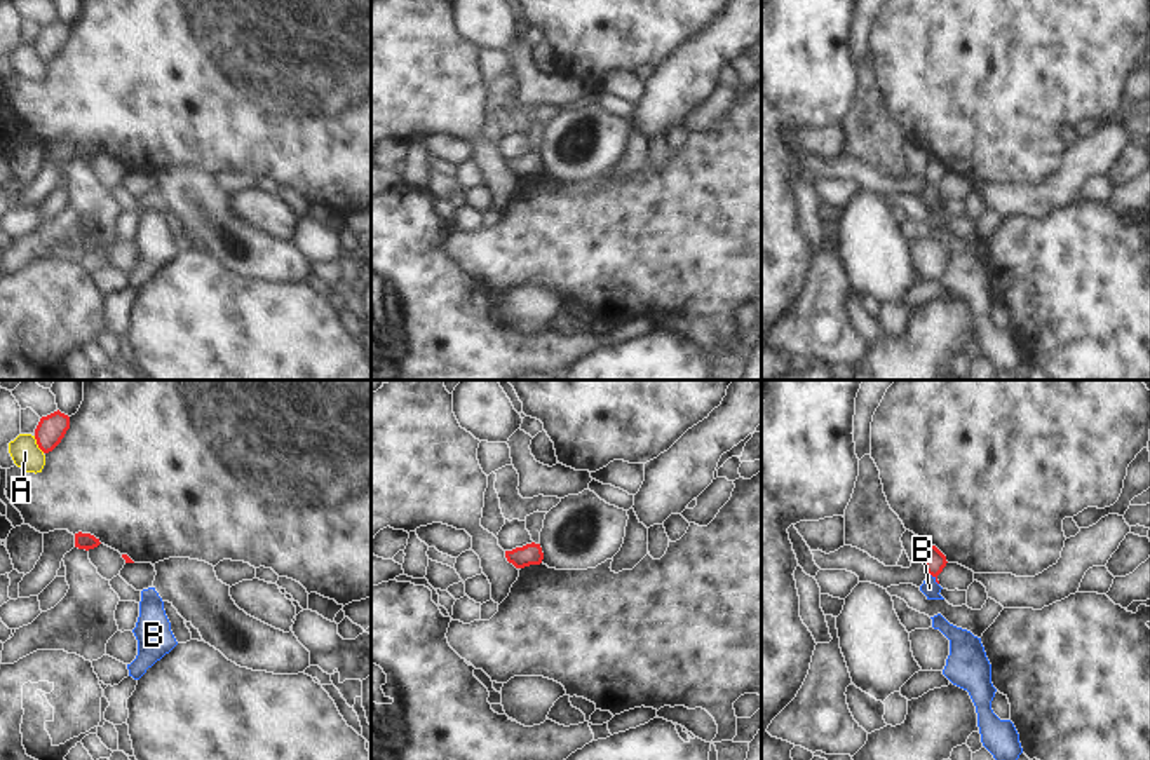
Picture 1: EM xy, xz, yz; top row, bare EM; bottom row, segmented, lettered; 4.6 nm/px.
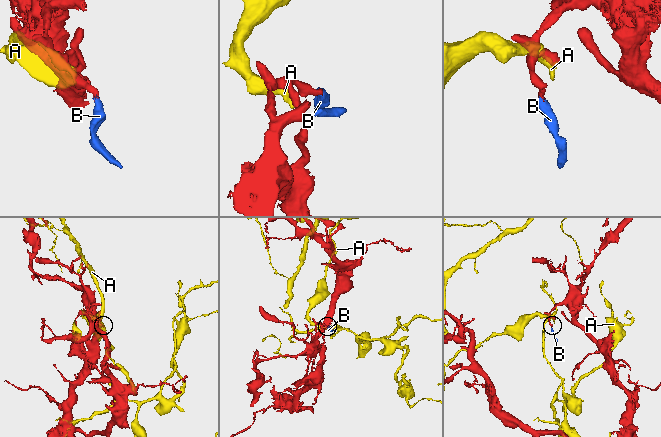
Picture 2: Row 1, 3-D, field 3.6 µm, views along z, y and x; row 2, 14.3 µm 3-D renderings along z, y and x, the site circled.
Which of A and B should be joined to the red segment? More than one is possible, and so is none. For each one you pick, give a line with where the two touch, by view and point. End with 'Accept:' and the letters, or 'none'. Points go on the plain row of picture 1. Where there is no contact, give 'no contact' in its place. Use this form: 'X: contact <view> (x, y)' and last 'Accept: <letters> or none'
B: contact yz (936, 189)
Accept: B

